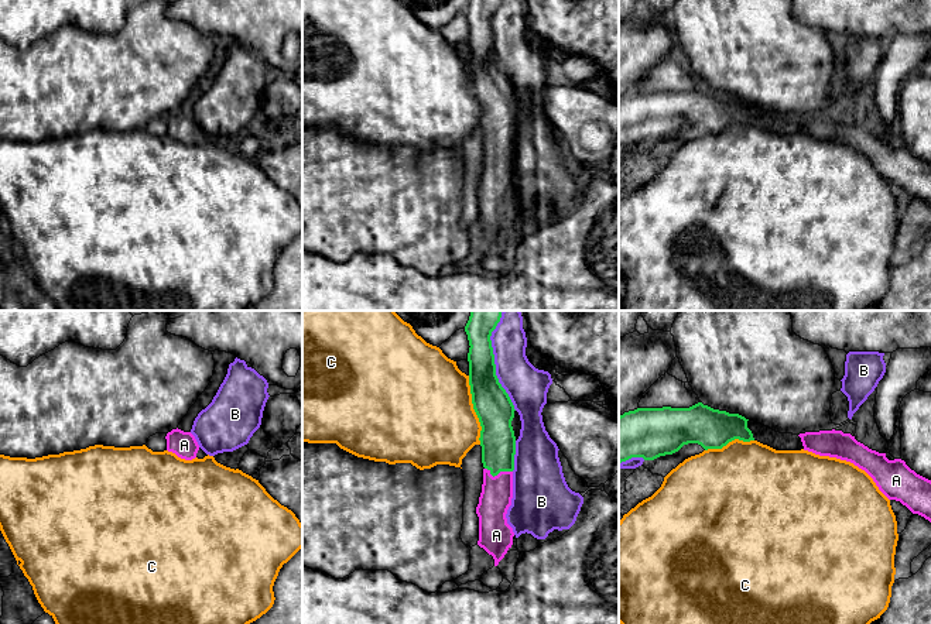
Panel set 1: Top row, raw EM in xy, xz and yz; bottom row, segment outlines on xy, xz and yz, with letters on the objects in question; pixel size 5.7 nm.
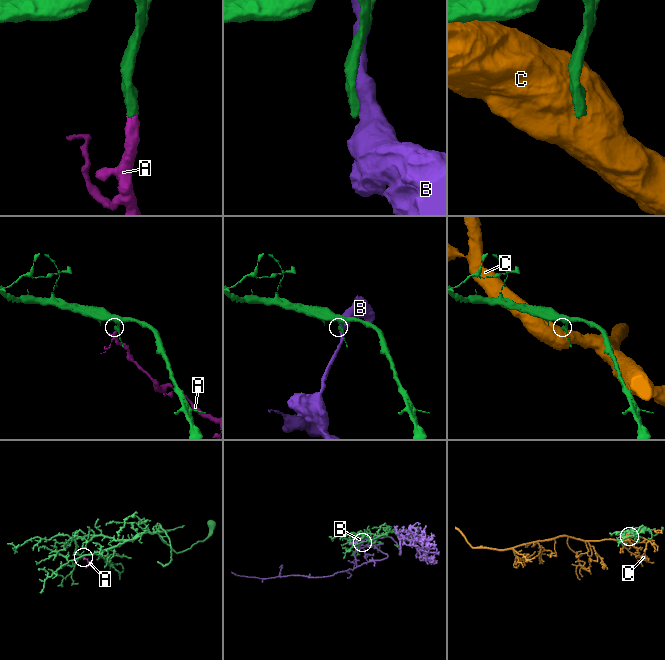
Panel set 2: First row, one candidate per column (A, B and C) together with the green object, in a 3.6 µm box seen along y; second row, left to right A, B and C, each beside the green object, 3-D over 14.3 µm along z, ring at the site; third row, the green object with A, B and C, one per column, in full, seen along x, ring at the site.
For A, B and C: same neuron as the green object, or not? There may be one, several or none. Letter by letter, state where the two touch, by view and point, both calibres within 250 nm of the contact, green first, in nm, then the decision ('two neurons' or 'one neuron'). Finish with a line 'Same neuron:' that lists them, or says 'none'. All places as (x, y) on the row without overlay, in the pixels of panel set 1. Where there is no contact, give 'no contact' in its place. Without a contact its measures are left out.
A: xz (499, 156) | 200/180 nm | one neuron
B: xz (493, 47) | 220/240 nm | two neurons
C: xz (473, 92) | 220/500 nm | two neurons
Same neuron: A

